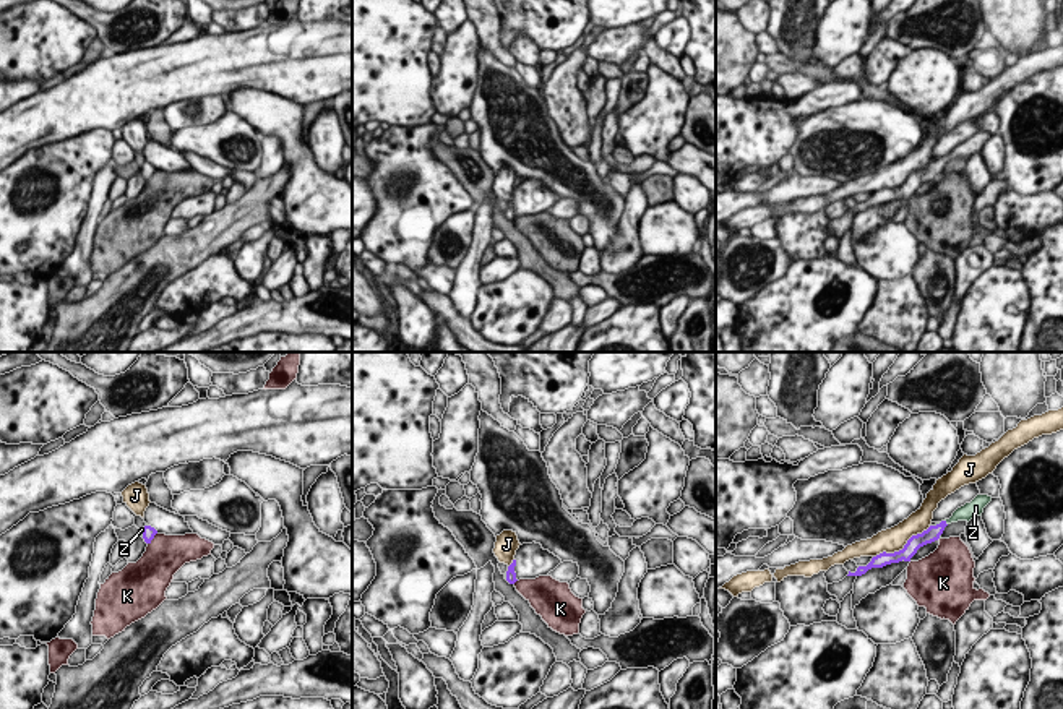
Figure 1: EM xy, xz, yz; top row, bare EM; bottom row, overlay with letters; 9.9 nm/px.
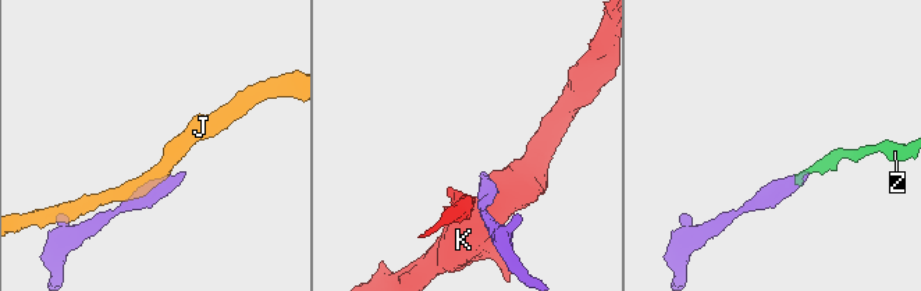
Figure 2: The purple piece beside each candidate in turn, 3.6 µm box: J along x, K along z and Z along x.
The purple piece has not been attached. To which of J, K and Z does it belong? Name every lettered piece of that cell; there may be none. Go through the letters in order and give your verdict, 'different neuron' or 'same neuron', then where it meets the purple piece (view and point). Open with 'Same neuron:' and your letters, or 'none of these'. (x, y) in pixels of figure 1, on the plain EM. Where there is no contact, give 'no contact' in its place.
Same neuron: Z
J: different neuron | yz (904, 184)
K: different neuron | xy (153, 174)
Z: same neuron | yz (945, 159)

